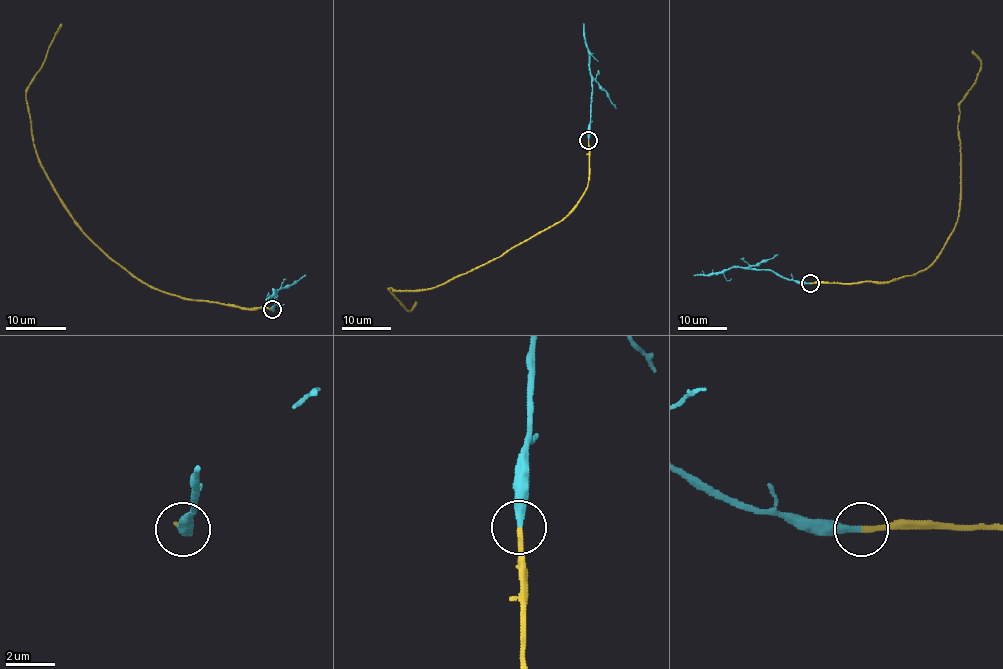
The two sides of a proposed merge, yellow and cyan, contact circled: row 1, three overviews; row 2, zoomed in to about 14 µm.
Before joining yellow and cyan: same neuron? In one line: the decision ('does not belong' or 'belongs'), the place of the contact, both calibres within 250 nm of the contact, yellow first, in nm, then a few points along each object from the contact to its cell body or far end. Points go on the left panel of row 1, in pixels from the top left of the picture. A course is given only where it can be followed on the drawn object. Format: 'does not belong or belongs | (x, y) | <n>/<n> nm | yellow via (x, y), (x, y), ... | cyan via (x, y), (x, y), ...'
belongs | (272, 309) | 240/320 nm | yellow via (272, 309), (186, 300), (156, 289), (132, 277), (72, 215), (41, 166), (26, 101), (26, 87), (61, 24) | cyan via (272, 309), (277, 292), (274, 289), (265, 300)

